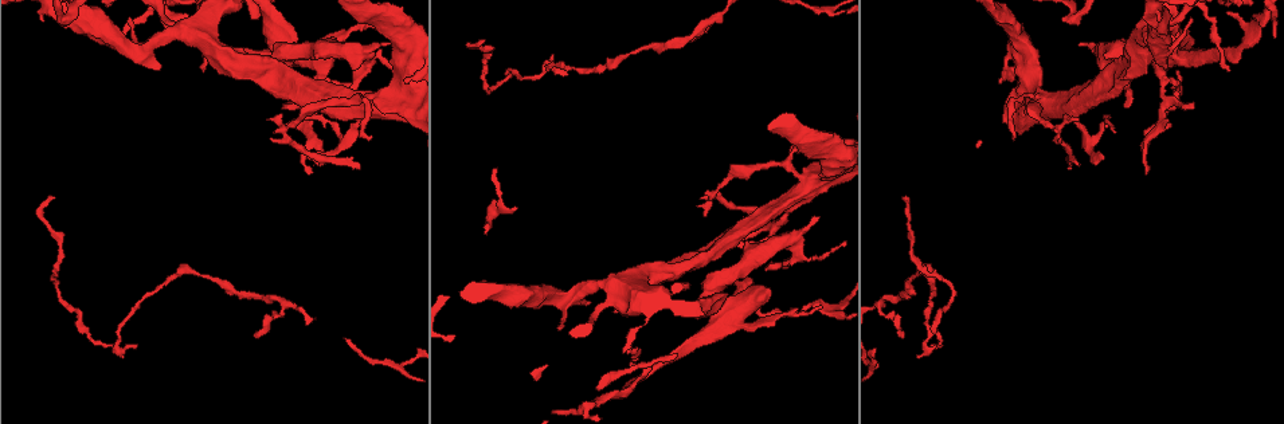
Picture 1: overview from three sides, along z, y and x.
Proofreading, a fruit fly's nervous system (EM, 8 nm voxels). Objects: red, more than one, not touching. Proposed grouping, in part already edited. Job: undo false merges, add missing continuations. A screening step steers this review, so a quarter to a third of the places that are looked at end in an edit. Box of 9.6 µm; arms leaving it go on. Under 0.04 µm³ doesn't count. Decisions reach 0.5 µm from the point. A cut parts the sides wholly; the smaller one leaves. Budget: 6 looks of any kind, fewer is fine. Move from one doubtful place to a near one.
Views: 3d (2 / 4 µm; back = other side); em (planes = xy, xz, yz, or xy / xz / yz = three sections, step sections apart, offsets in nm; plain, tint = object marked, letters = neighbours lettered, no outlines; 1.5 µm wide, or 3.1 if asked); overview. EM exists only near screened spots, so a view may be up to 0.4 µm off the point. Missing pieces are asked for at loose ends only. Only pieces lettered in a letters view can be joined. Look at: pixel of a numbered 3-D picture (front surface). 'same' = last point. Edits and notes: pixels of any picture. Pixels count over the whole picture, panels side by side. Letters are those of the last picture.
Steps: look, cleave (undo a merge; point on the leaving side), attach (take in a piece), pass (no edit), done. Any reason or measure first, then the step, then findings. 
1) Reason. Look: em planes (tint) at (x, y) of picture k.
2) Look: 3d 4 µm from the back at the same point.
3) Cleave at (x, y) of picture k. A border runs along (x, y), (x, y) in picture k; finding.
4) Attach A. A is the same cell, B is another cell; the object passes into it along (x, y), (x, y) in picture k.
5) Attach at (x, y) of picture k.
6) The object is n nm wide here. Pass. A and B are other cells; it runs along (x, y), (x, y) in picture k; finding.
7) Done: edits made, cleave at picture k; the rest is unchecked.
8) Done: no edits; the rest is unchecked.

Thin end. Look: 3d 4 µm at (360, 166) of picture 1.

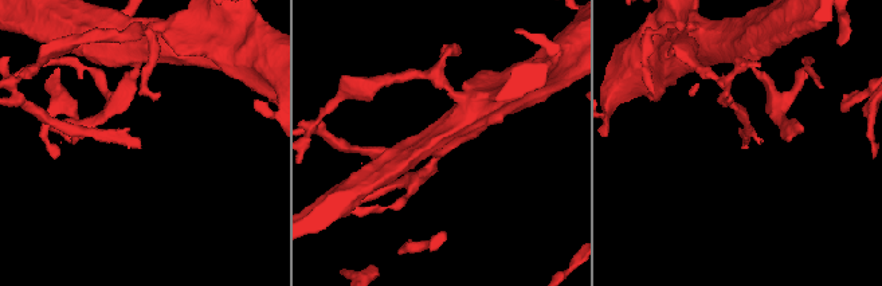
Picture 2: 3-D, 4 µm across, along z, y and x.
Need the tissue. Look: em planes (letters) at (742, 147) of picture 2.

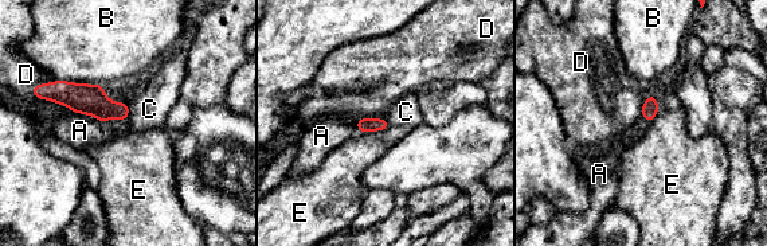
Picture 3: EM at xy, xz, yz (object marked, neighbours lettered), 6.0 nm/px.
The object is 80 nm wide here. Pass. A, B, C, D and E are other cells; a border runs along (31, 88), (34, 96), (73, 110) in picture 3; no lettered piece goes on from it.

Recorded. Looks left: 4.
An open end. Look: 3d 4 µm at (680, 286) of picture 1.

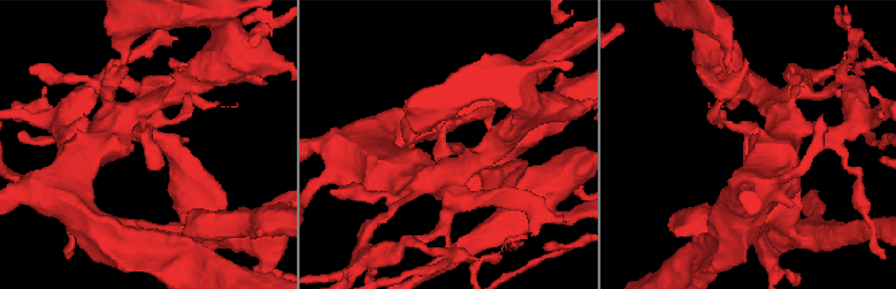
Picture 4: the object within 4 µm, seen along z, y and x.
Shape alone is not enough. Look: em yz step 4 (tint) at (148, 167) of picture 4.

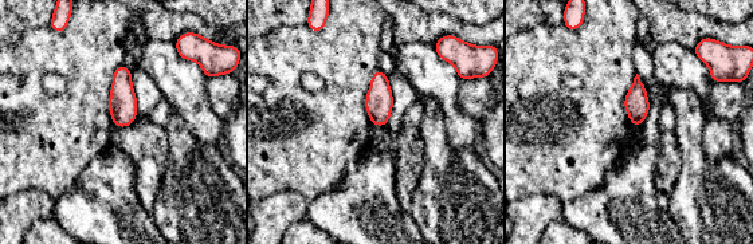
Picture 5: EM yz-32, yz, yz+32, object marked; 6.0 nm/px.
Look: em planes (letters) at the same point.

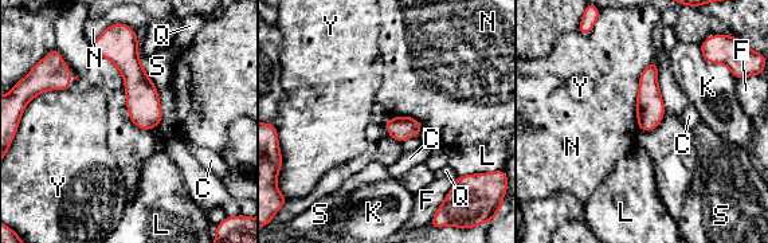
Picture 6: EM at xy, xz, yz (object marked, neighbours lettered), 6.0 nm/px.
The longest contact is with N, 440 nm. Pass. C, F, K, L, N, Q, S and Y are other cells; no lettered piece goes on from it.

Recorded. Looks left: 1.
Done: no edits; the rest is unchecked.

